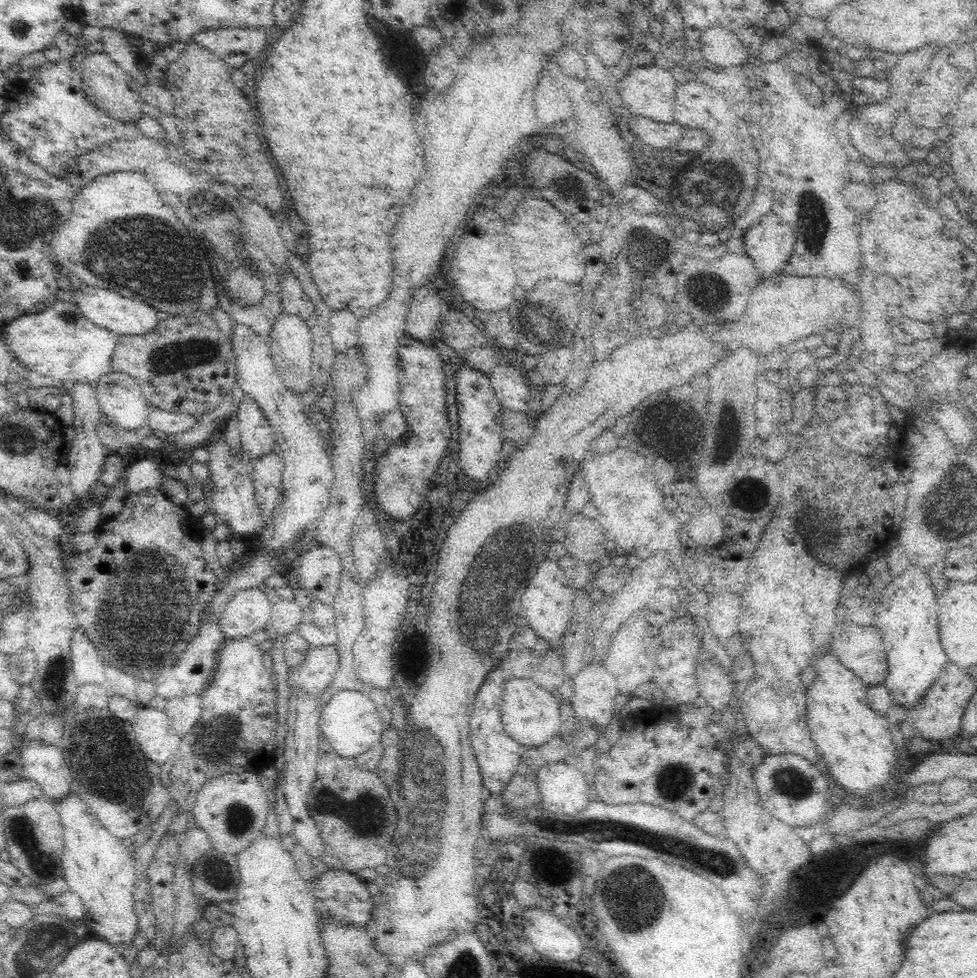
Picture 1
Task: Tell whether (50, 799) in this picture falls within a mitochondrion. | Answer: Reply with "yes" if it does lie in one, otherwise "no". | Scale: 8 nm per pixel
no

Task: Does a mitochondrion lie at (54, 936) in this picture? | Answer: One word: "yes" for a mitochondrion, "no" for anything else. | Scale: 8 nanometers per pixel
yes

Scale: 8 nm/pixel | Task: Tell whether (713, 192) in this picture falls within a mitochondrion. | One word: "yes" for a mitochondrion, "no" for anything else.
yes

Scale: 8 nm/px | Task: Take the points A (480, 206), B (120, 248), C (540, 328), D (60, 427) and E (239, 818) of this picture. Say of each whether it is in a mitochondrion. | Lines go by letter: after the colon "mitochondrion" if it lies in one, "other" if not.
A: other
B: mitochondrion
C: mitochondrion
D: other
E: mitochondrion

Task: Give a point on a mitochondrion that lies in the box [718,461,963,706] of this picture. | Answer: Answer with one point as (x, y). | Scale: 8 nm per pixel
(754, 497)

